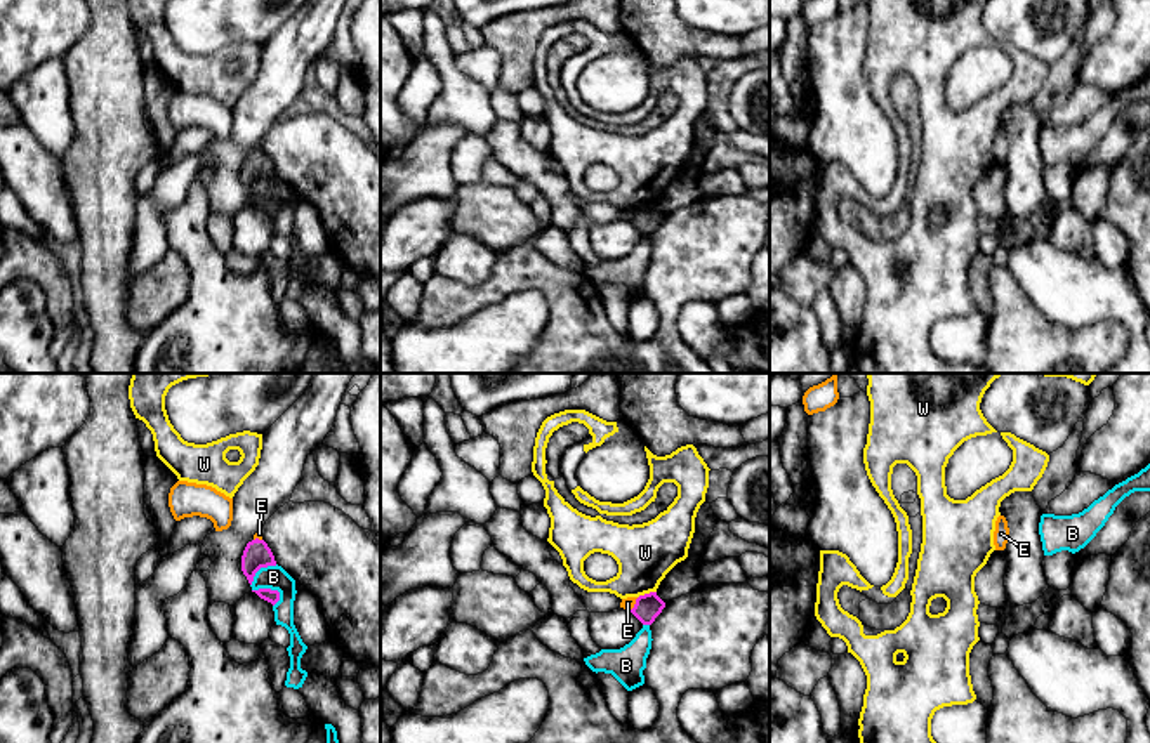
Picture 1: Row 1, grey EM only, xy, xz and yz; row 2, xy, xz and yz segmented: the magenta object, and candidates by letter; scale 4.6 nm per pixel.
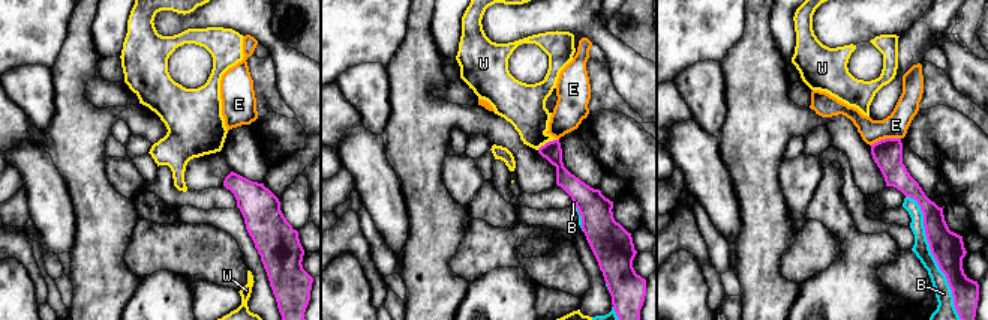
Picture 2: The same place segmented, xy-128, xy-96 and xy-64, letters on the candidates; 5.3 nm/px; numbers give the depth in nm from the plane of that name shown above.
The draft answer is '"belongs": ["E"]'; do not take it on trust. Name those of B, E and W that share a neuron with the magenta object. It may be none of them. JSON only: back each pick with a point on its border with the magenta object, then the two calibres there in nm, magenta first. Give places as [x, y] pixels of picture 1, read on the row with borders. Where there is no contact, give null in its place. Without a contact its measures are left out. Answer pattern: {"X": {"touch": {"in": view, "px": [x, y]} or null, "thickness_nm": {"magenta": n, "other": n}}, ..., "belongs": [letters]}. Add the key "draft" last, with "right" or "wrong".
{"belongs": [], "draft": "wrong"}

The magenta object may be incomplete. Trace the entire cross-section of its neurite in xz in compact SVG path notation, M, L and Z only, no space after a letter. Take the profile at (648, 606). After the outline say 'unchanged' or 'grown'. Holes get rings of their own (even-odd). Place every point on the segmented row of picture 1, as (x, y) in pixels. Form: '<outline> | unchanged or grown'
M650 592L636 599L636 604L631 609L631 613L643 625L651 625L664 608L665 608L665 602L657 595L657 592Z | unchanged

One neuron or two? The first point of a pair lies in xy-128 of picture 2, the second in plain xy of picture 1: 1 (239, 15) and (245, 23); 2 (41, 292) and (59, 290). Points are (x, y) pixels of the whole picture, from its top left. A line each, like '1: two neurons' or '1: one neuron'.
1: one neuron
2: one neuron

